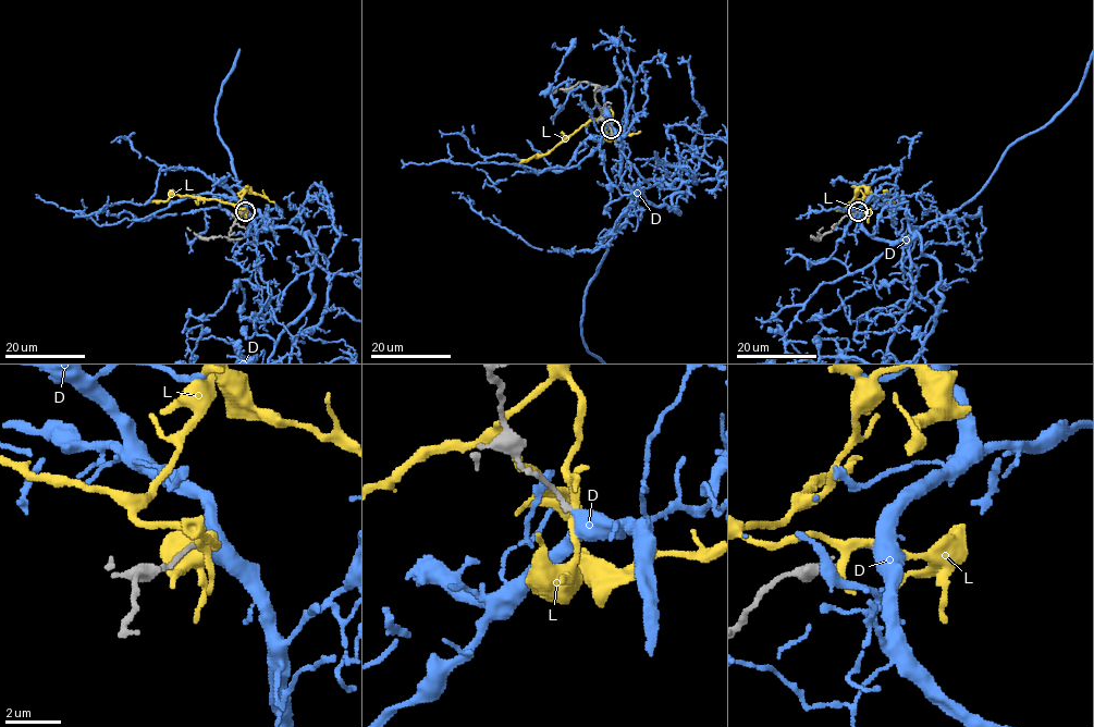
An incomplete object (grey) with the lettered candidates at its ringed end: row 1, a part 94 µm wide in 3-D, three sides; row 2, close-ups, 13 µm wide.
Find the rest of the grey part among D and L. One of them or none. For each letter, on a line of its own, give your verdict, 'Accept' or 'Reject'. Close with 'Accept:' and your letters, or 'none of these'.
D: Accept
L: Reject
Accept: D

